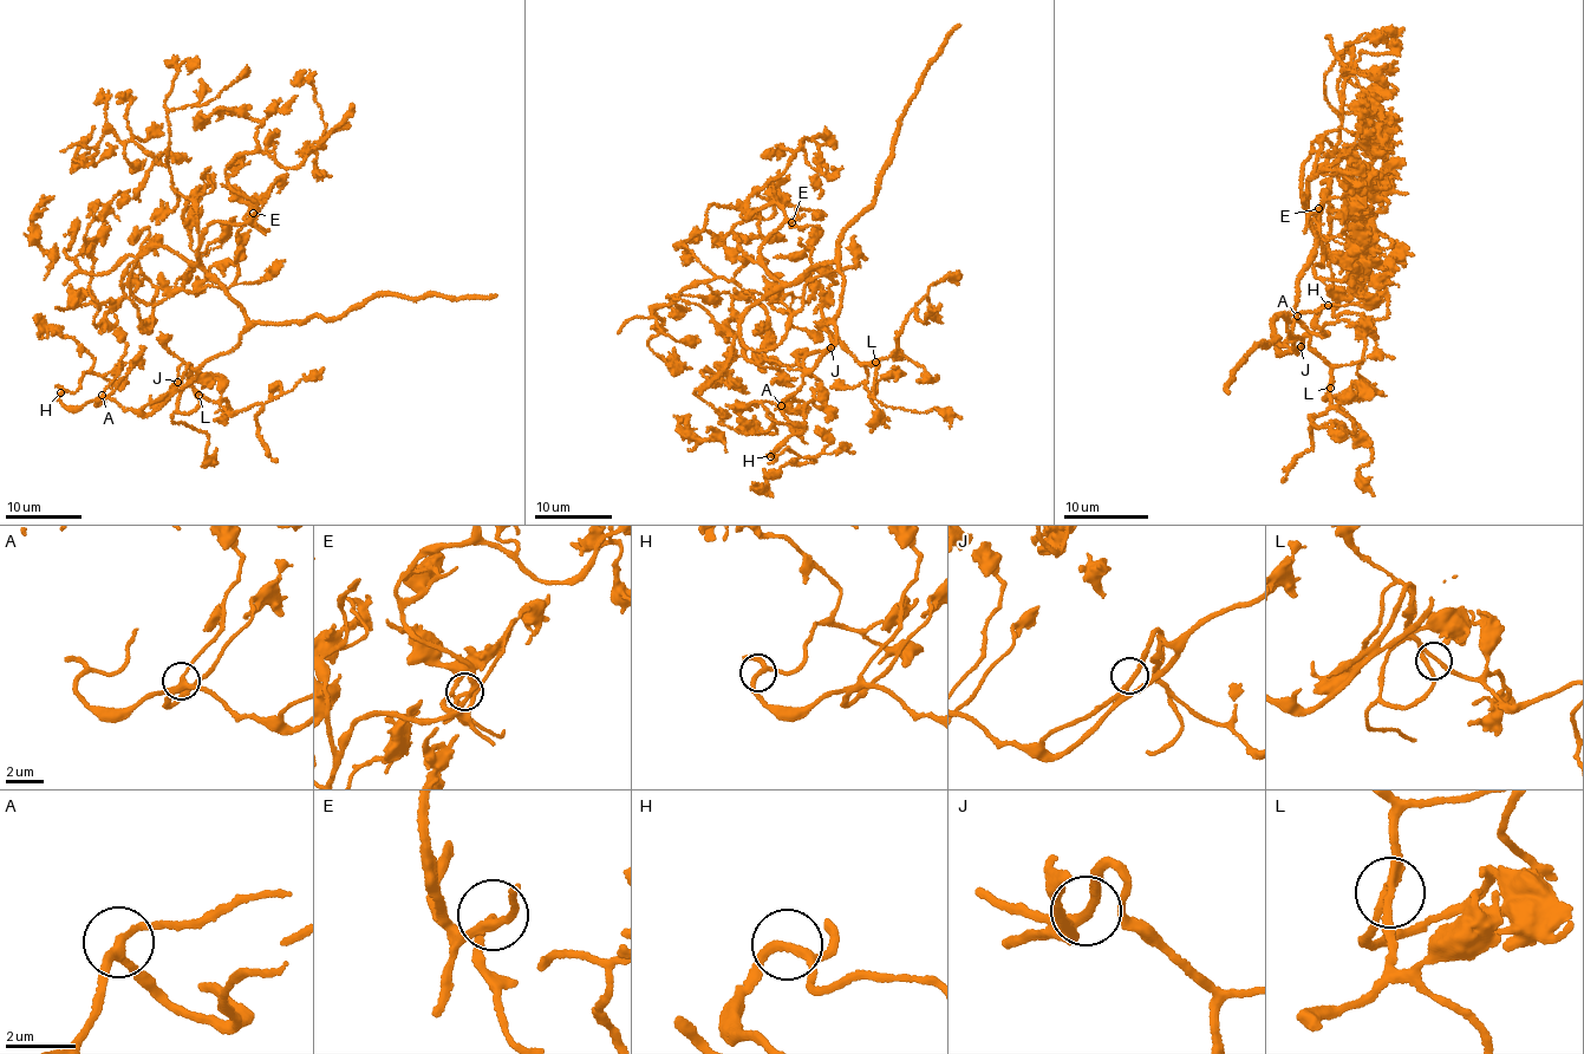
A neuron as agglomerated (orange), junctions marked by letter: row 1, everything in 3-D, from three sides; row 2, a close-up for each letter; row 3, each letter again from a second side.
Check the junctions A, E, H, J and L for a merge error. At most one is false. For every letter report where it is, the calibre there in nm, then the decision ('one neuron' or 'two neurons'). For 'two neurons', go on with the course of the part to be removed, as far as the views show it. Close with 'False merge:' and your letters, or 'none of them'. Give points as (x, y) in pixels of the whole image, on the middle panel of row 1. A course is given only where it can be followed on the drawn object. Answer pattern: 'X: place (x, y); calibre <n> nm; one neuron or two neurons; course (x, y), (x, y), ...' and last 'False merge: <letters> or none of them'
A: place (781, 405); calibre 240 nm; one neuron
E: place (792, 222); calibre 220 nm; one neuron
H: place (770, 456); calibre 200 nm; one neuron
J: place (830, 347); calibre 200 nm; one neuron
L: place (875, 362); calibre 200 nm; one neuron
False merge: none of them

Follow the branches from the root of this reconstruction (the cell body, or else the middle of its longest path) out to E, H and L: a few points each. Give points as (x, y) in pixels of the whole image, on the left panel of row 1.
E: (245, 319), (243, 307), (203, 267), (199, 233), (217, 221), (242, 223), (254, 219), (253, 213)
H: (245, 319), (239, 345), (149, 412), (106, 397), (66, 405), (60, 392)
L: (245, 319), (239, 345), (210, 358), (197, 377), (183, 384), (183, 371), (190, 365), (189, 386), (199, 395)

